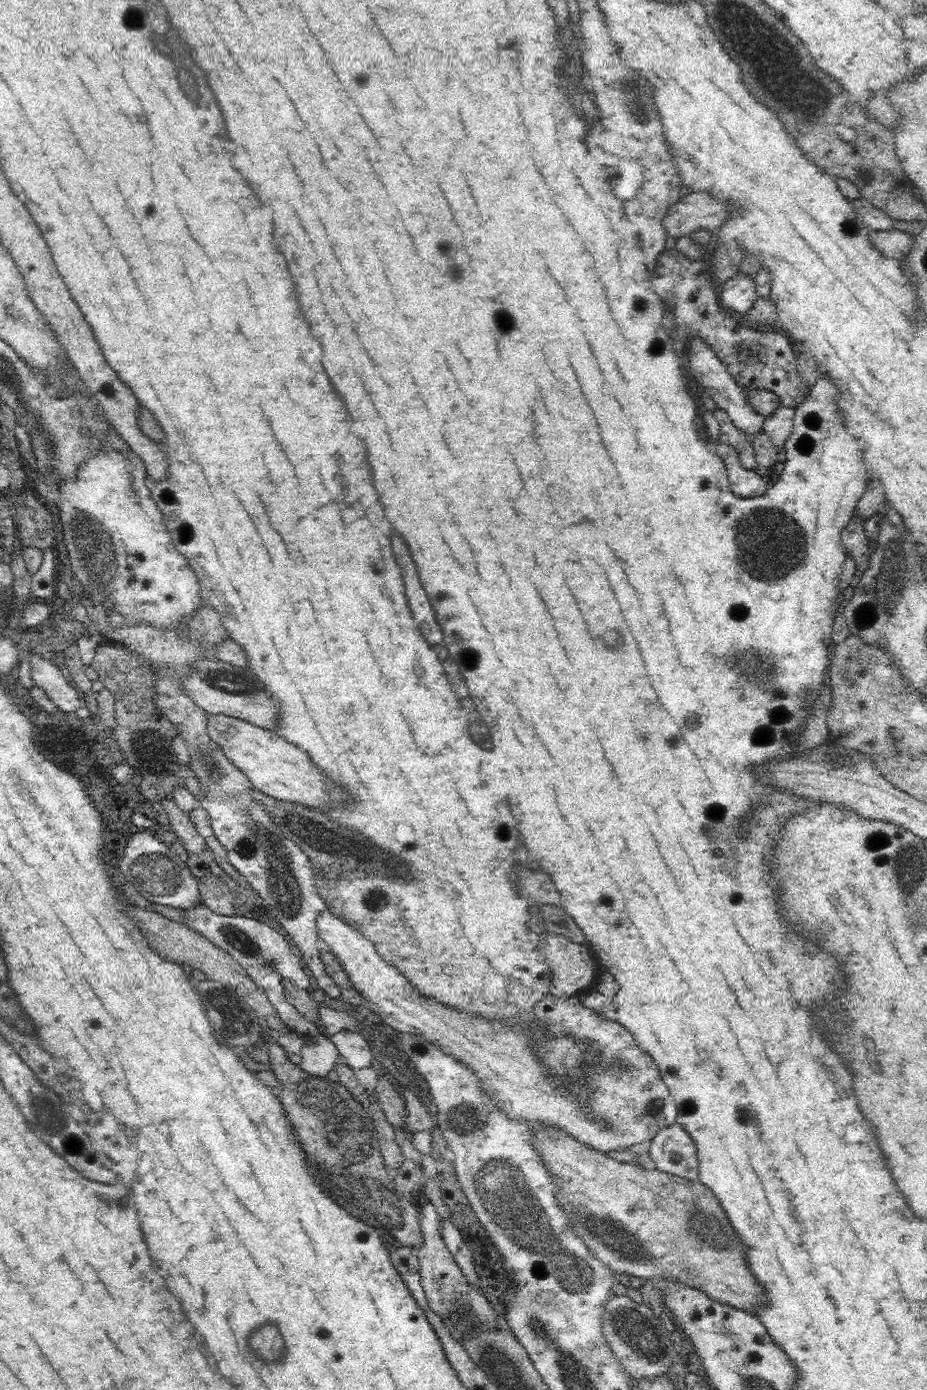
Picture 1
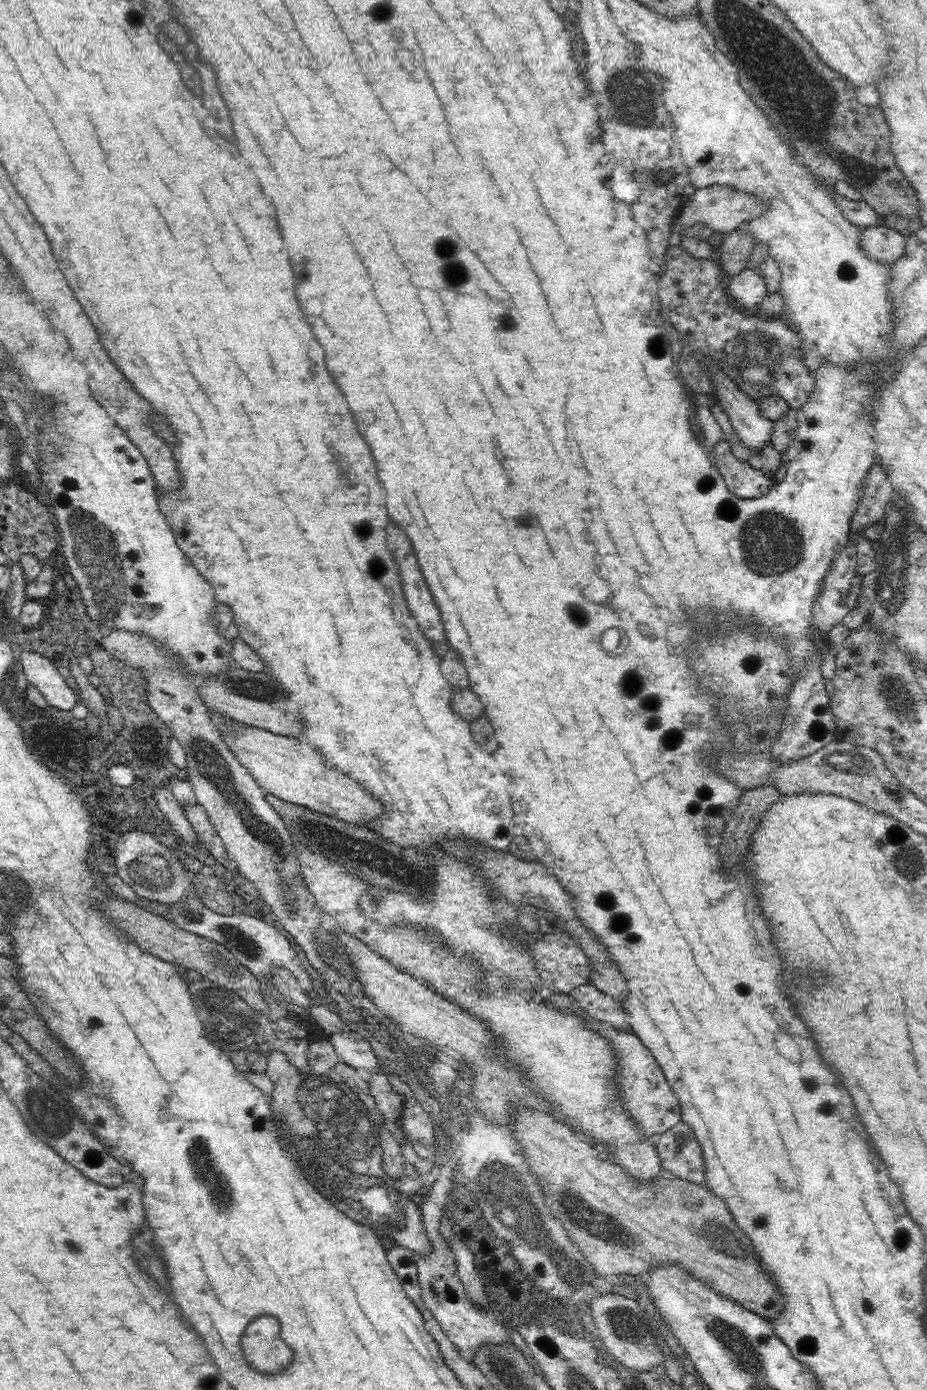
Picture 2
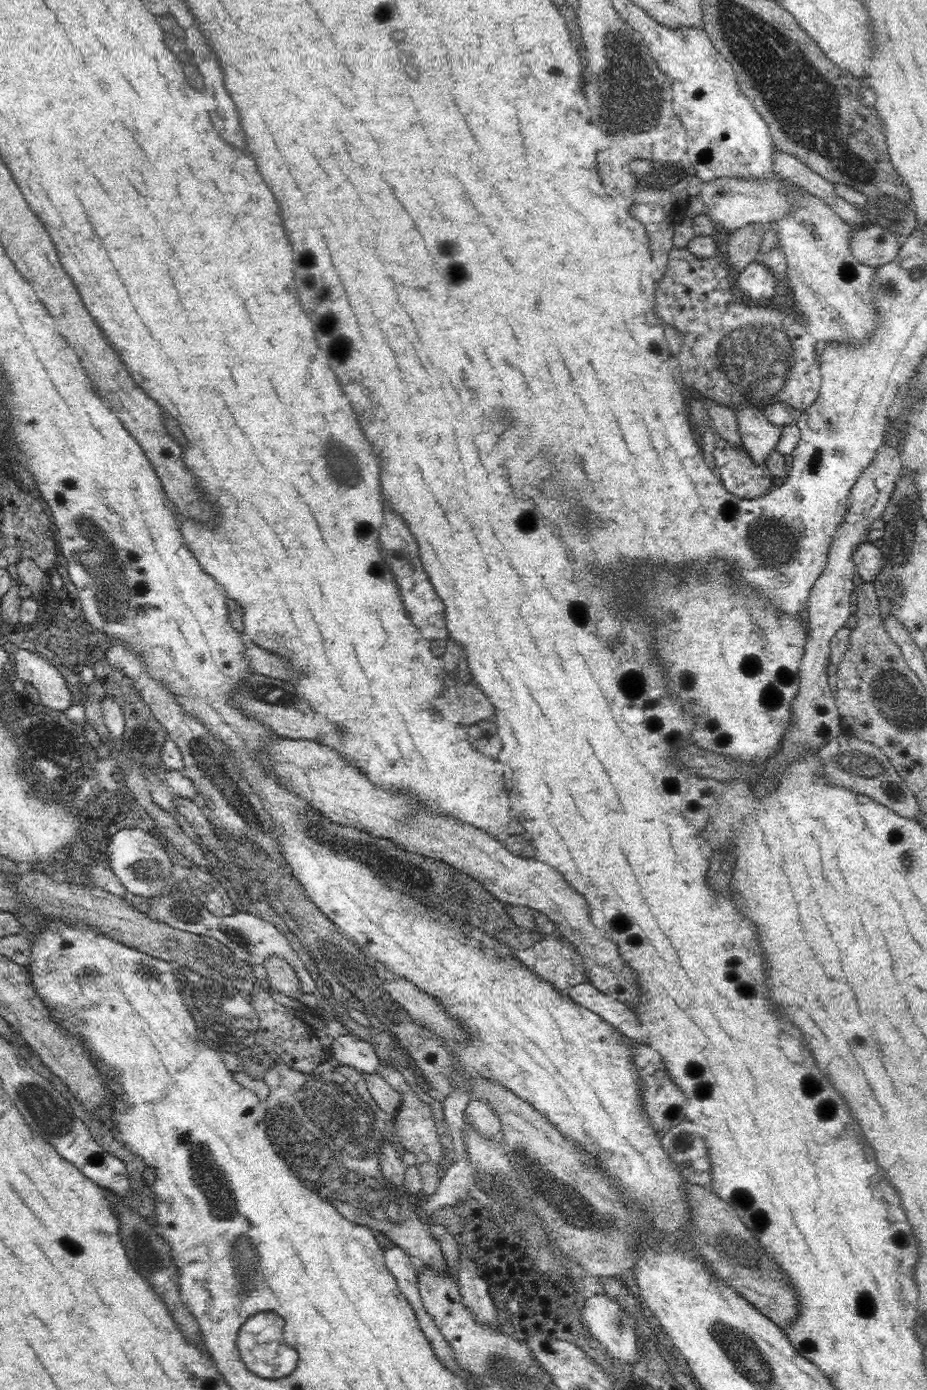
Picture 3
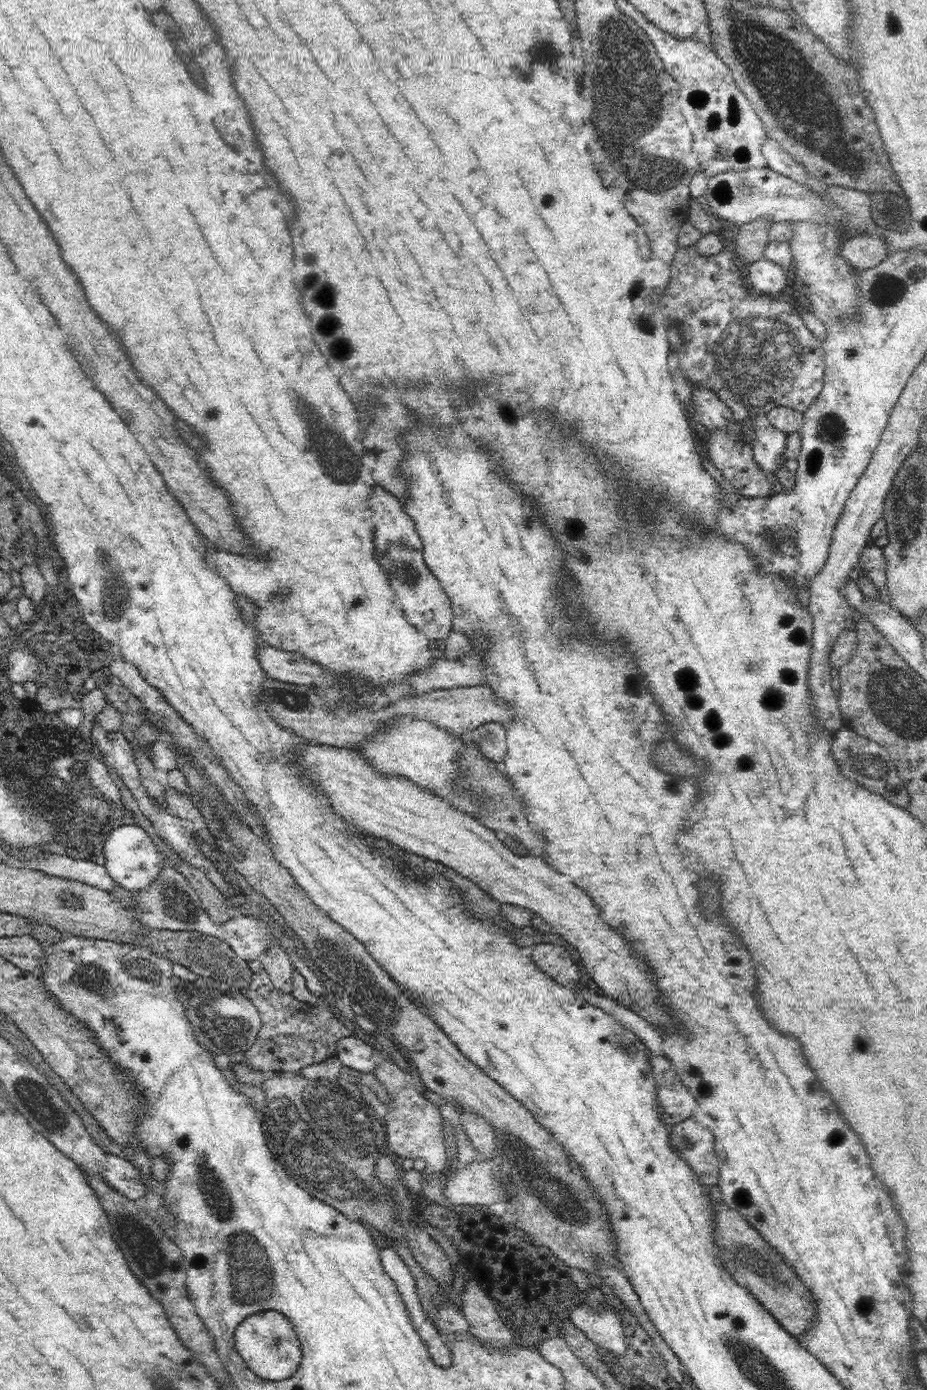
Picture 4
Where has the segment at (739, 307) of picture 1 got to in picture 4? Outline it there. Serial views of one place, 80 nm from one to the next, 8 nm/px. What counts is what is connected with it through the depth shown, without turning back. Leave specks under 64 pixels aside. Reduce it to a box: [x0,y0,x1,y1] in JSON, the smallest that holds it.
[746,257,792,297]

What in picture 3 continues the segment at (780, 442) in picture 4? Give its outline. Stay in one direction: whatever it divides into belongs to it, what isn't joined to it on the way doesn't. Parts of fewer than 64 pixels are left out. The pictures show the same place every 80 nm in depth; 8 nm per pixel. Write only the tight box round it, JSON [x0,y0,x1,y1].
[732,403,781,464]

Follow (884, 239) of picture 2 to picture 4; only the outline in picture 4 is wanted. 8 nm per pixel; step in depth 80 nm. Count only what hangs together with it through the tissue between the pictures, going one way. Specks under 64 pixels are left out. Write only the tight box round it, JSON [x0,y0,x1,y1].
[840,233,890,270]

